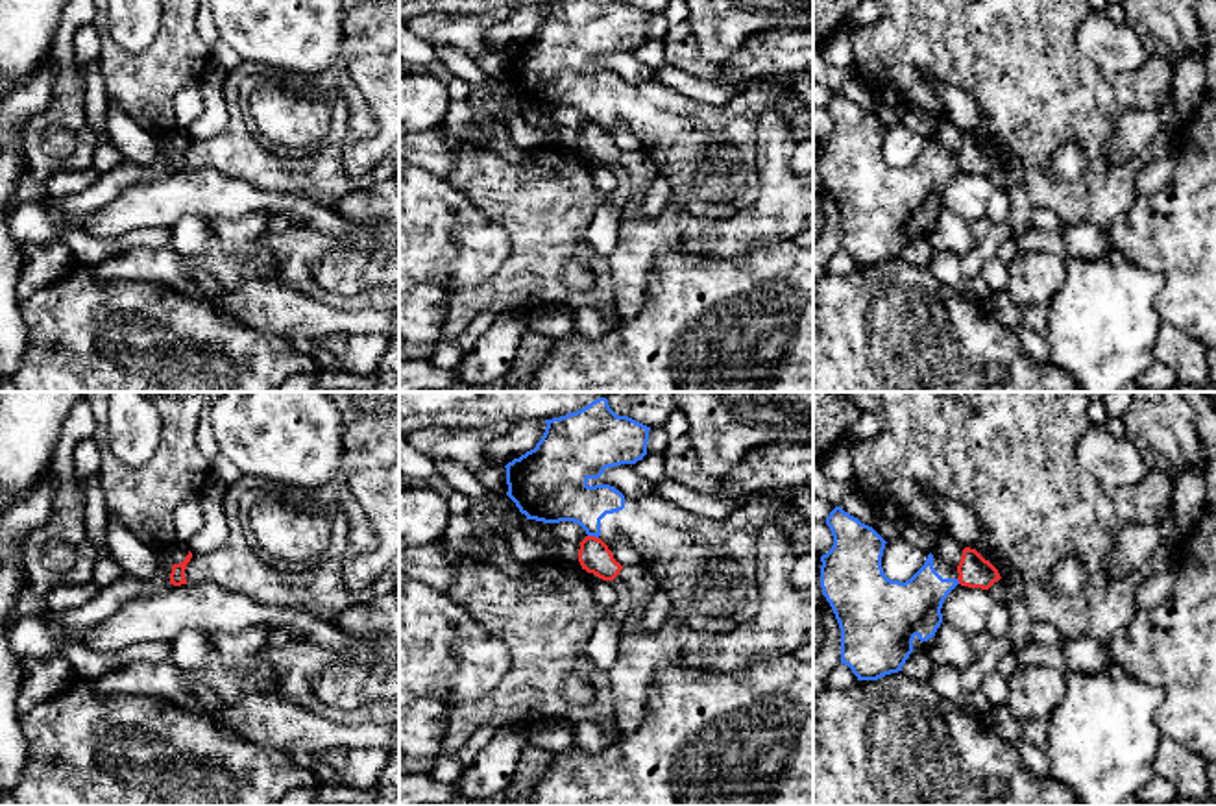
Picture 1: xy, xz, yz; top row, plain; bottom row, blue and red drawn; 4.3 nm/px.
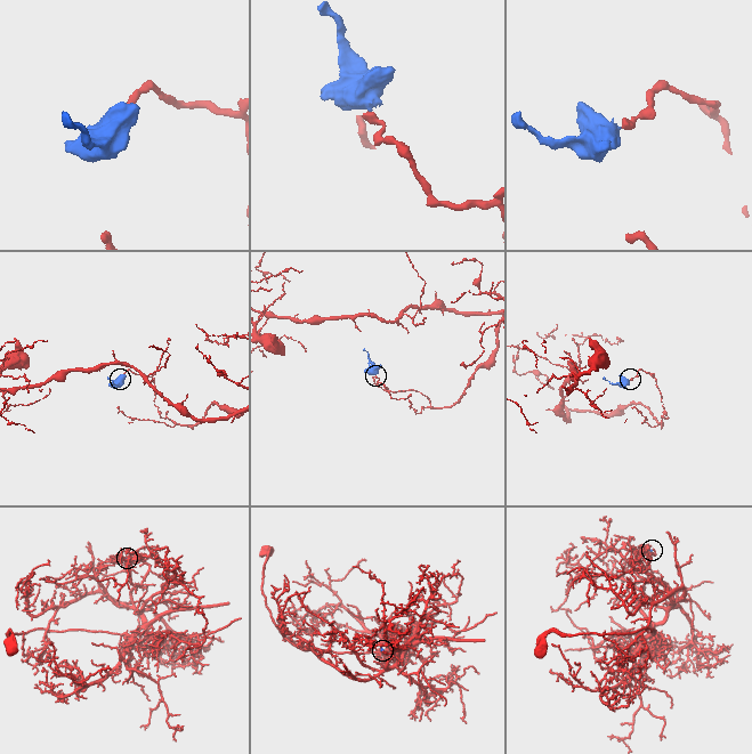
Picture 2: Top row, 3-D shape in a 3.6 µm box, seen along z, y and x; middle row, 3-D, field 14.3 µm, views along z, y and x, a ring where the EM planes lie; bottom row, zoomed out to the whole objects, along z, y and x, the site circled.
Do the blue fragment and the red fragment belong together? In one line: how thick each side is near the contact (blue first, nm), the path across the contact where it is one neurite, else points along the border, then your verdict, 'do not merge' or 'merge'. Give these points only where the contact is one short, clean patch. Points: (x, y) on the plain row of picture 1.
calibres 280 and 140 nm; border xz (588, 121), (597, 124); do not merge

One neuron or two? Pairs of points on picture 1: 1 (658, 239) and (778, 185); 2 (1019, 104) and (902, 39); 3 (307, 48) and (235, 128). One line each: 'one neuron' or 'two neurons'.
1: one neuron
2: one neuron
3: two neurons

